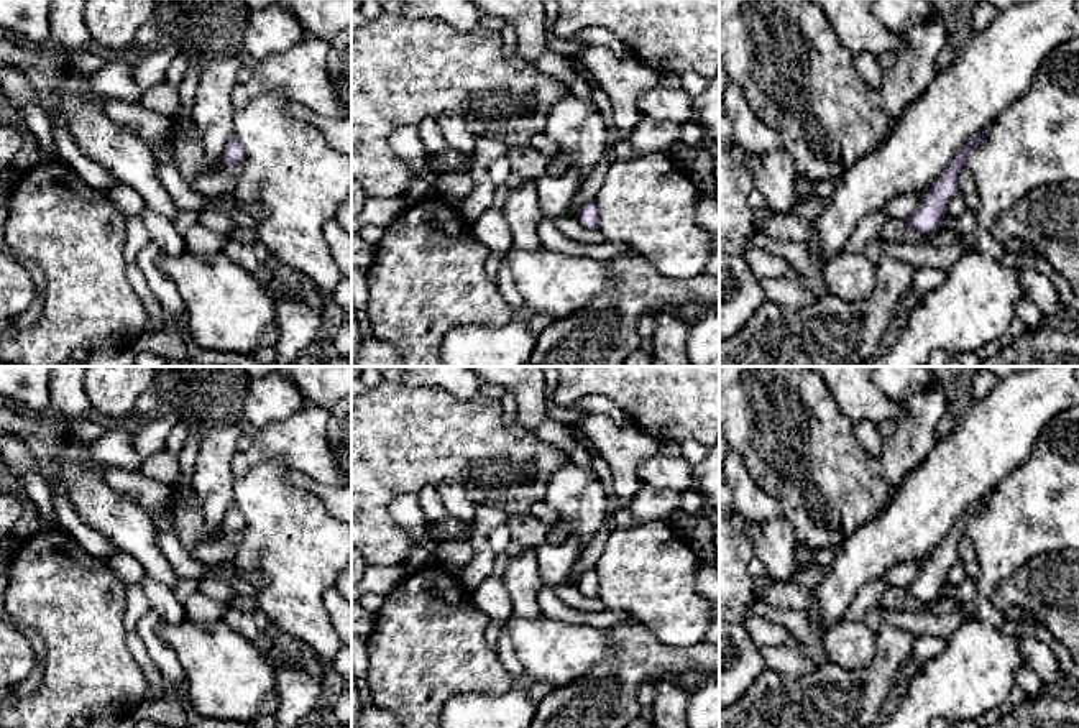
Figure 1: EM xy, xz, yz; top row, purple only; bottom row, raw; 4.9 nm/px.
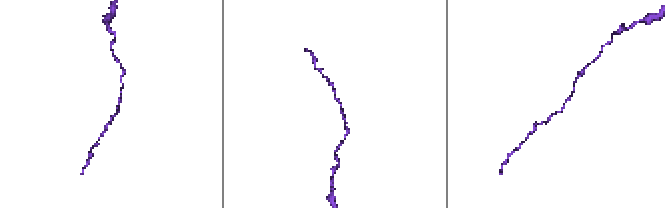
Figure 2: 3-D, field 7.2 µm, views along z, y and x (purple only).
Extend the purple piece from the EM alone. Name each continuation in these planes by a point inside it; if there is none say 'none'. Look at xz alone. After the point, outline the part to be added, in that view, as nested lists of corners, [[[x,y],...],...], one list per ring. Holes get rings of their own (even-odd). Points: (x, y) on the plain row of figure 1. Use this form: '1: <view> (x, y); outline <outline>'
none

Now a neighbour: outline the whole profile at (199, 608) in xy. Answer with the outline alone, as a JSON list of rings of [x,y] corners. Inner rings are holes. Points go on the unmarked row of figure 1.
[[[195,593],[184,601],[186,618],[194,623],[209,626],[222,621],[228,610],[228,605],[218,600],[212,600],[204,593]]]

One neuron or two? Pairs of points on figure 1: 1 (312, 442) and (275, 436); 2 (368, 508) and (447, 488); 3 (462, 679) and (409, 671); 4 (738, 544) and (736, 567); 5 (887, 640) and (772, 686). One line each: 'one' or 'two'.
1: one
2: two
3: one
4: one
5: one

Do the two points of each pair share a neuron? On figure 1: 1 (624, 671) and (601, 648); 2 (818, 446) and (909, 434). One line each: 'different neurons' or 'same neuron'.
1: different neurons
2: different neurons

